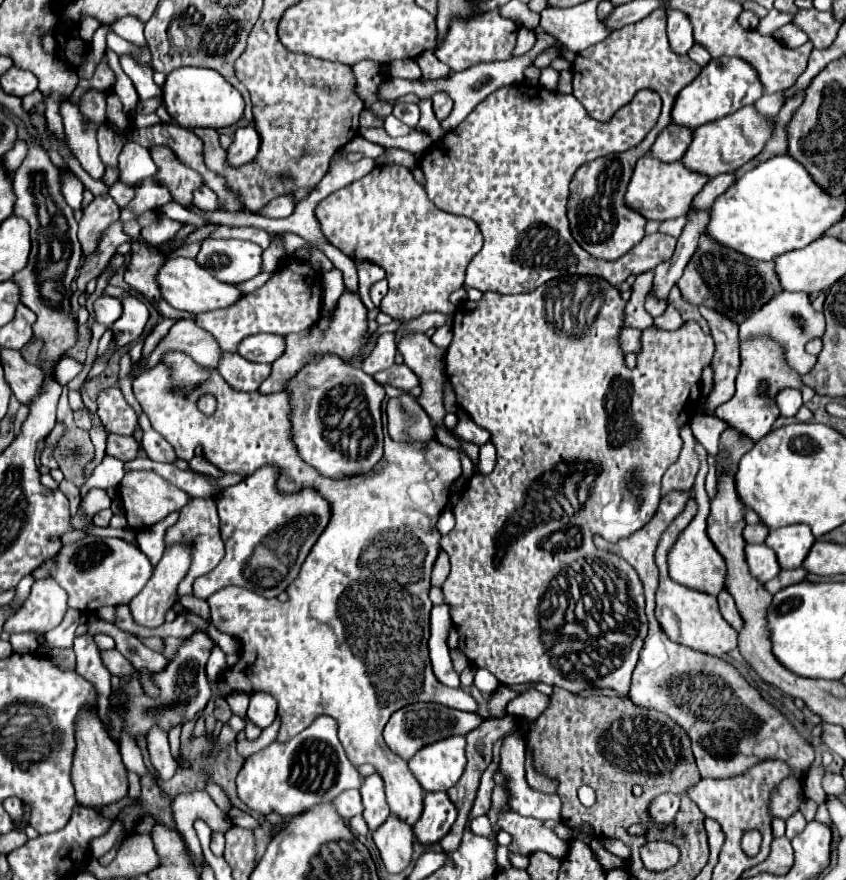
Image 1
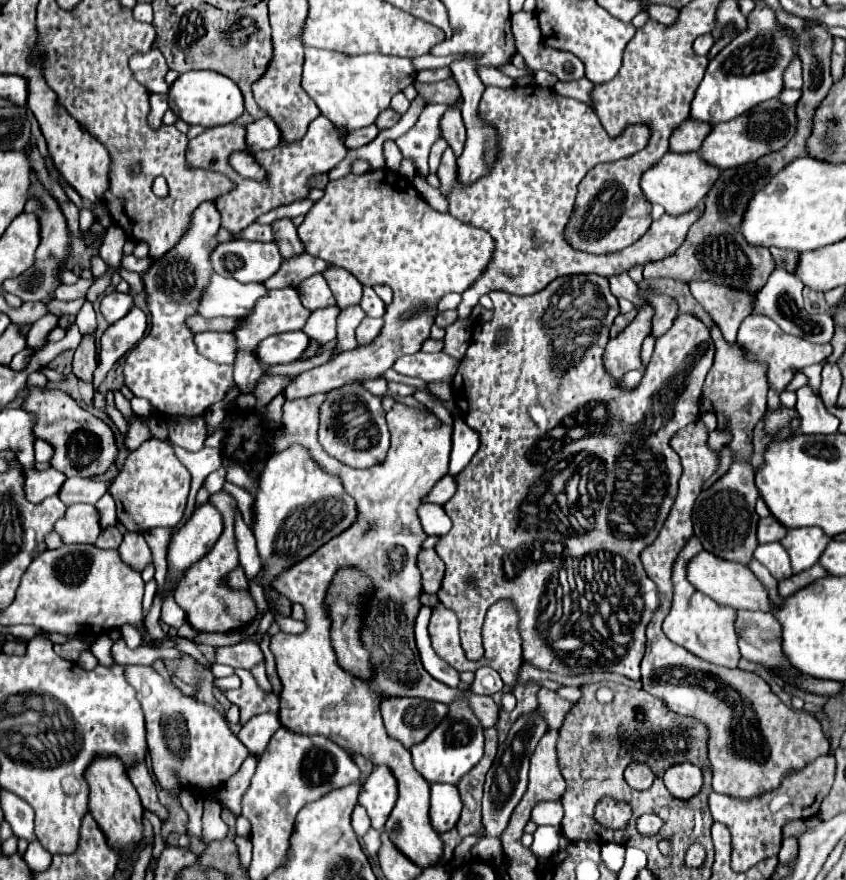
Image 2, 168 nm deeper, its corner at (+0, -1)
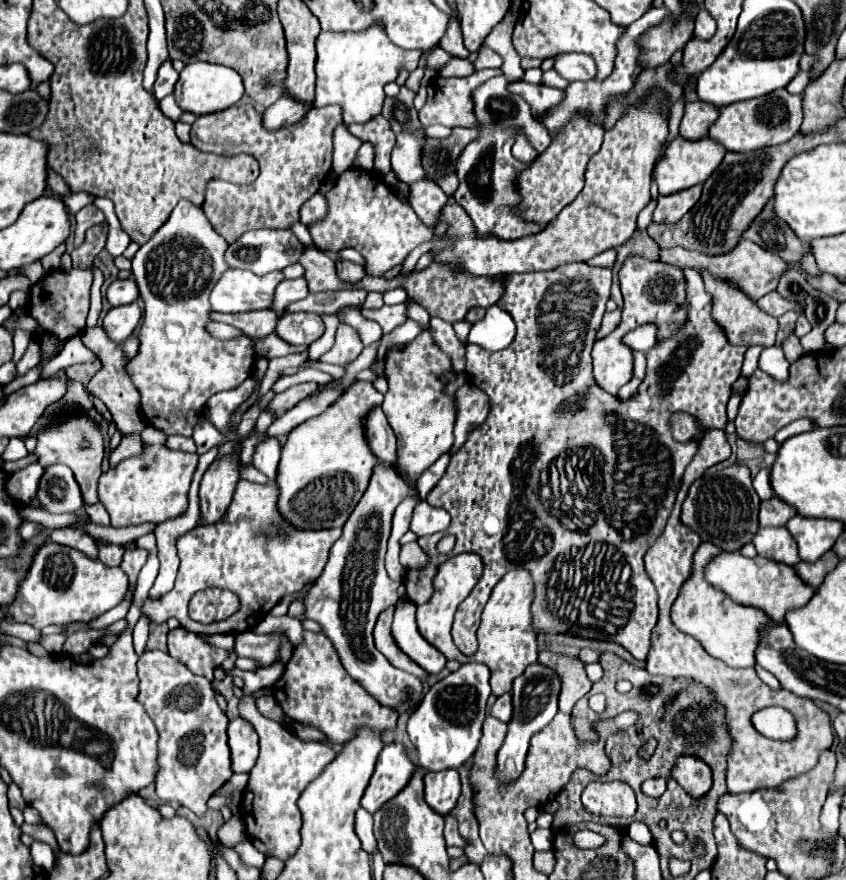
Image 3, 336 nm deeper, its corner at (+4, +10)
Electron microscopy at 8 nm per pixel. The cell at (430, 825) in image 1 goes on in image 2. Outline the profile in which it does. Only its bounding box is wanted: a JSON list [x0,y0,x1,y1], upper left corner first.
[430,783,462,833]

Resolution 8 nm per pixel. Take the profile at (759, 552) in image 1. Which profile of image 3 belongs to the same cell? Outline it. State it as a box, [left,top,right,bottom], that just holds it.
[754,528,800,566]

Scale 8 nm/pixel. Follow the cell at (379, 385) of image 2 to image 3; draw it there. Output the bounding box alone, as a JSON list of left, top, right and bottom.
[276,380,384,530]

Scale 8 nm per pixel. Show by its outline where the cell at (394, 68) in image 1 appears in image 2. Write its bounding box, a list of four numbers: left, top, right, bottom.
[414,55,456,71]

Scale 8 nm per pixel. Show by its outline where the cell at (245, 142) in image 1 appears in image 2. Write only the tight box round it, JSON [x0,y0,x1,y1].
[246,117,282,151]

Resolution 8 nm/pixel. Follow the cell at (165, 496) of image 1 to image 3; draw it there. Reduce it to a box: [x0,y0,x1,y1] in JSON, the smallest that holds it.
[98,426,198,528]

